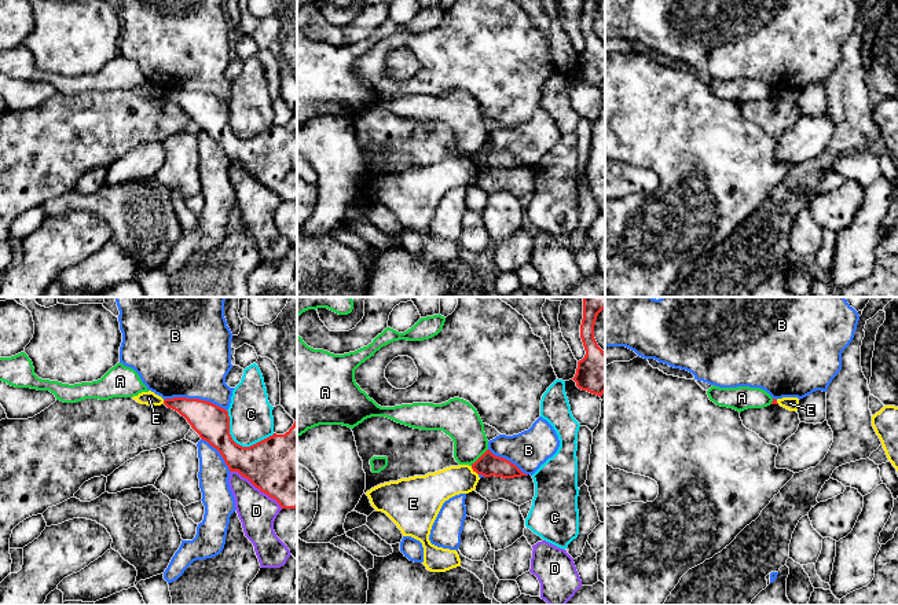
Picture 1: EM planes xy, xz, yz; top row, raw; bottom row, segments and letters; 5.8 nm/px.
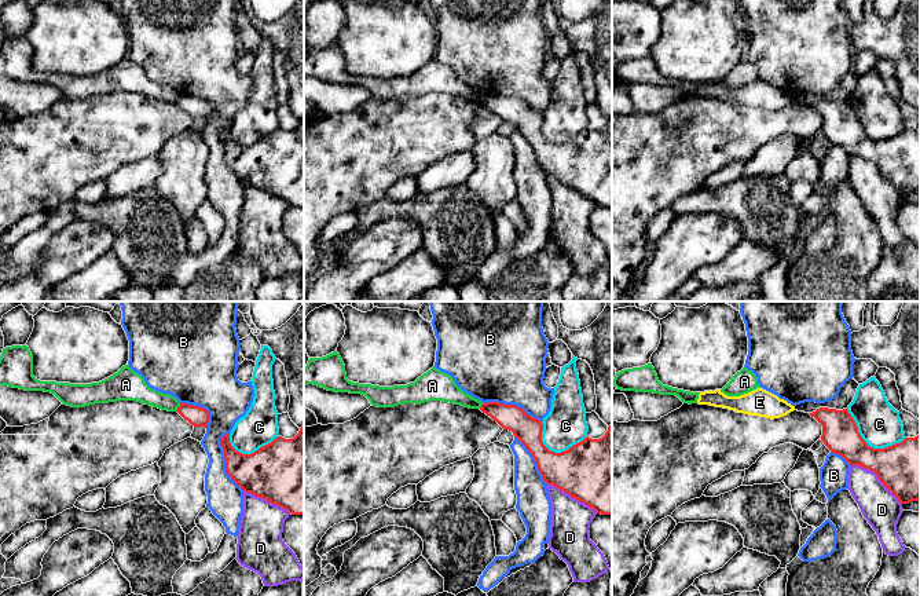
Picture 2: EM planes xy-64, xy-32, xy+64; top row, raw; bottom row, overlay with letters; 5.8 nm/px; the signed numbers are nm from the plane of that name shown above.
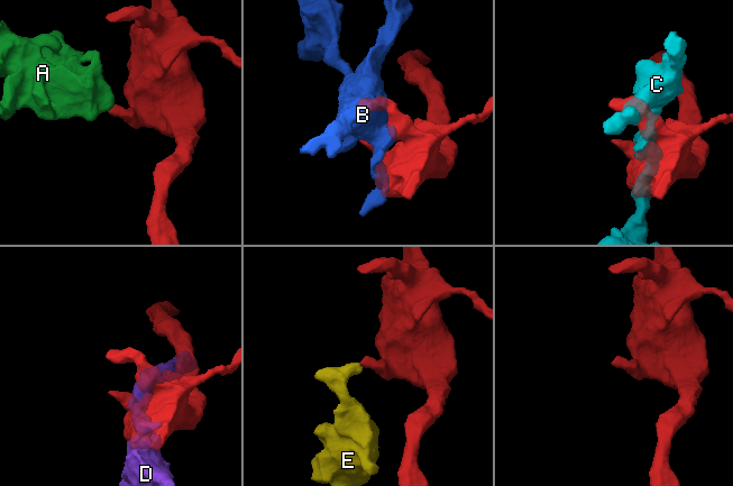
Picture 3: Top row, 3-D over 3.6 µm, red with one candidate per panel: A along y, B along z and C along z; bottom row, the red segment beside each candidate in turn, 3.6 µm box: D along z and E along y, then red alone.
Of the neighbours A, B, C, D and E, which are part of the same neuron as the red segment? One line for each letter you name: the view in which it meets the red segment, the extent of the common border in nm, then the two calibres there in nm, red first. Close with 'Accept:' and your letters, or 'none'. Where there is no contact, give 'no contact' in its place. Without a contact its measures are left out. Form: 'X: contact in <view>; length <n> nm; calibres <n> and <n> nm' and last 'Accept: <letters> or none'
Accept: none

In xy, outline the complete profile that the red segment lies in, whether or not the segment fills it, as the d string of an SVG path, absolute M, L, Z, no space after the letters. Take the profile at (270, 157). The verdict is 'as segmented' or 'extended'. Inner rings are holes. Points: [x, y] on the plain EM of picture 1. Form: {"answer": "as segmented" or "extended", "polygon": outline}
{"answer": "as segmented", "polygon": "M165 91L168 100L187 111L199 129L223 148L230 164L238 164L282 201L297 201L297 113L285 126L250 138L237 136L230 126L228 103L199 91Z"}

